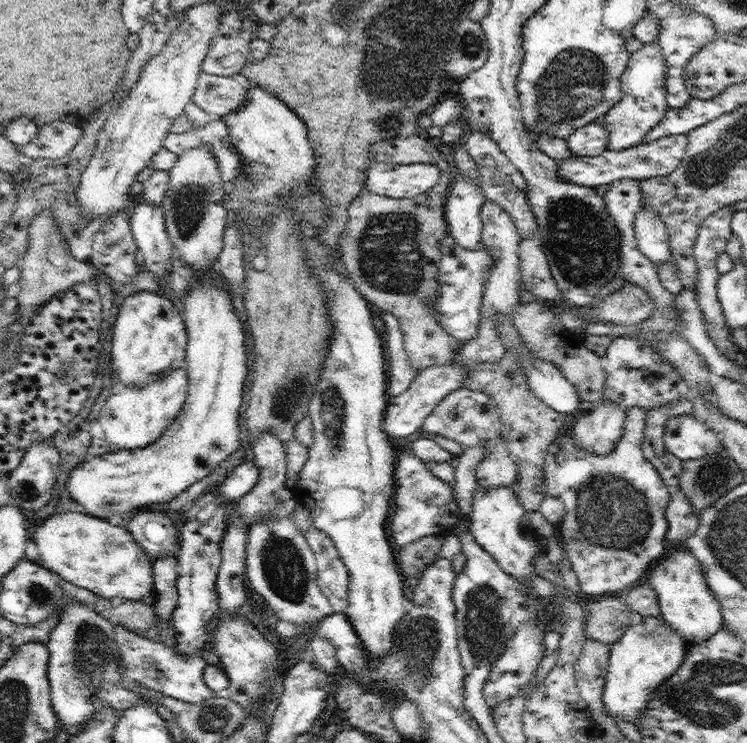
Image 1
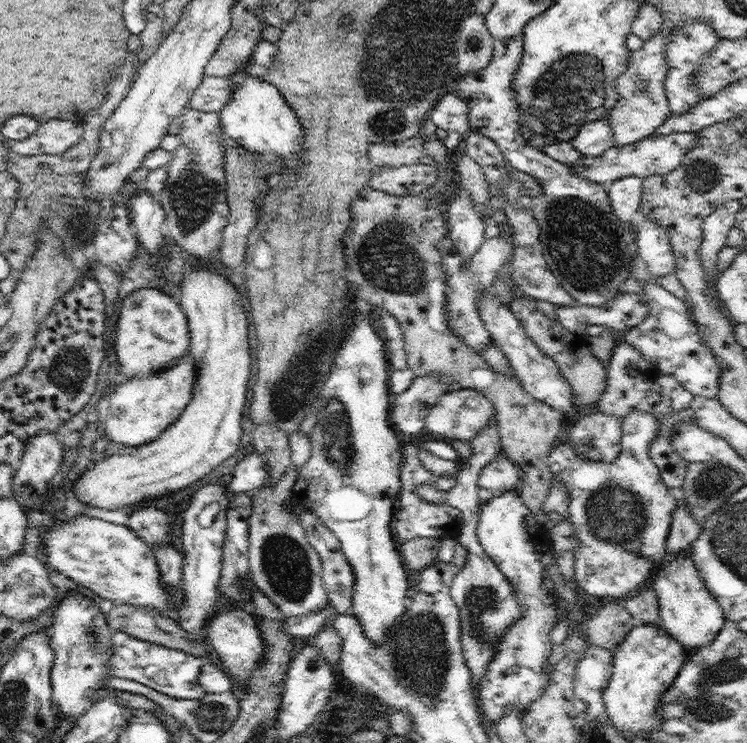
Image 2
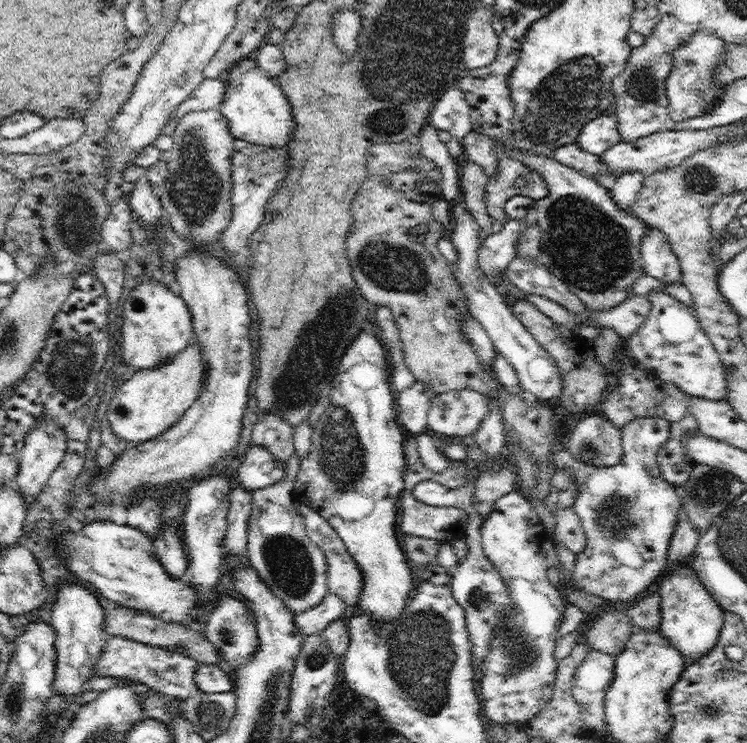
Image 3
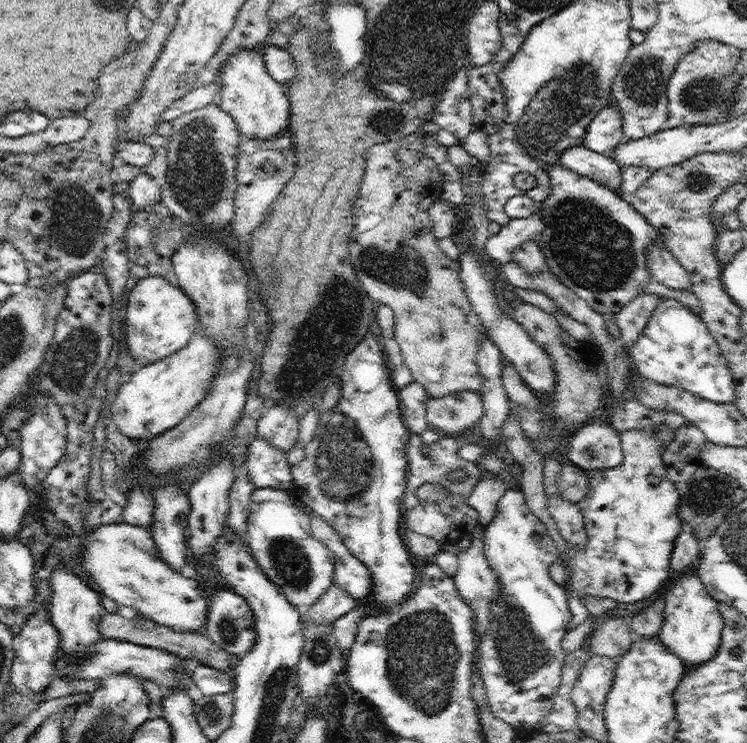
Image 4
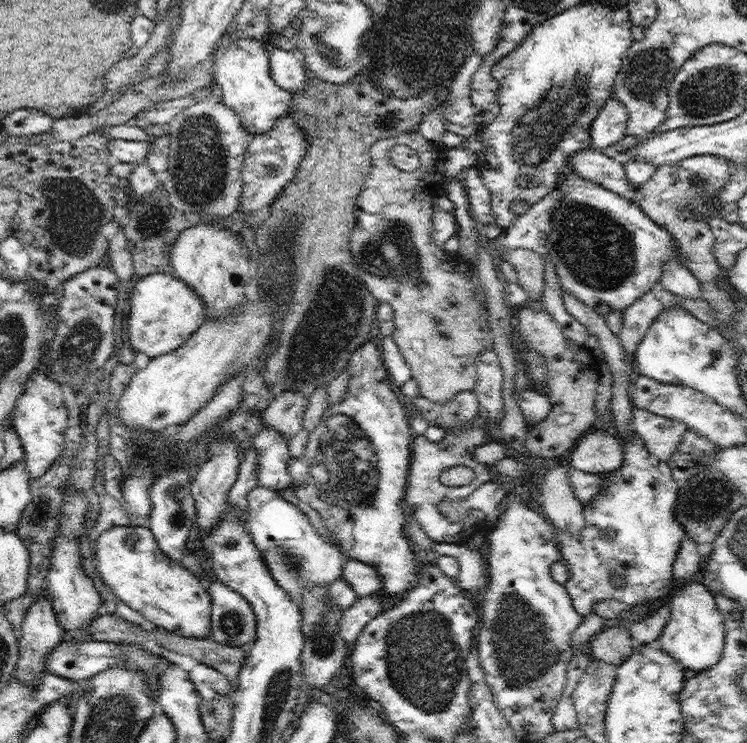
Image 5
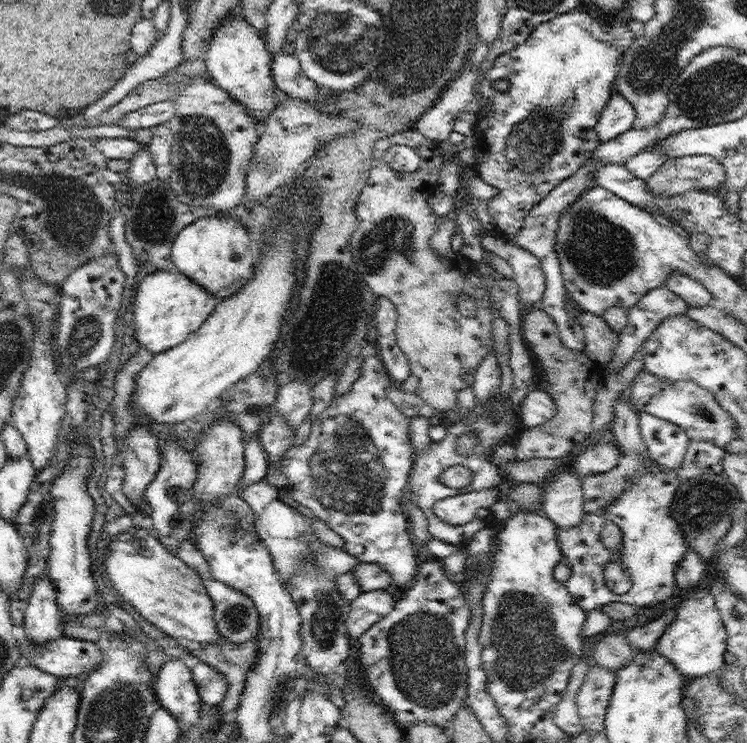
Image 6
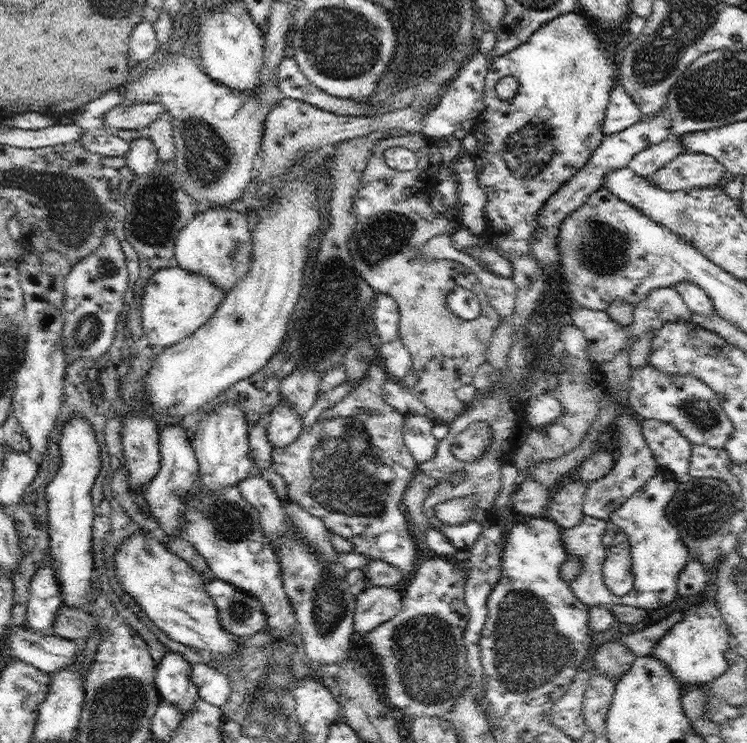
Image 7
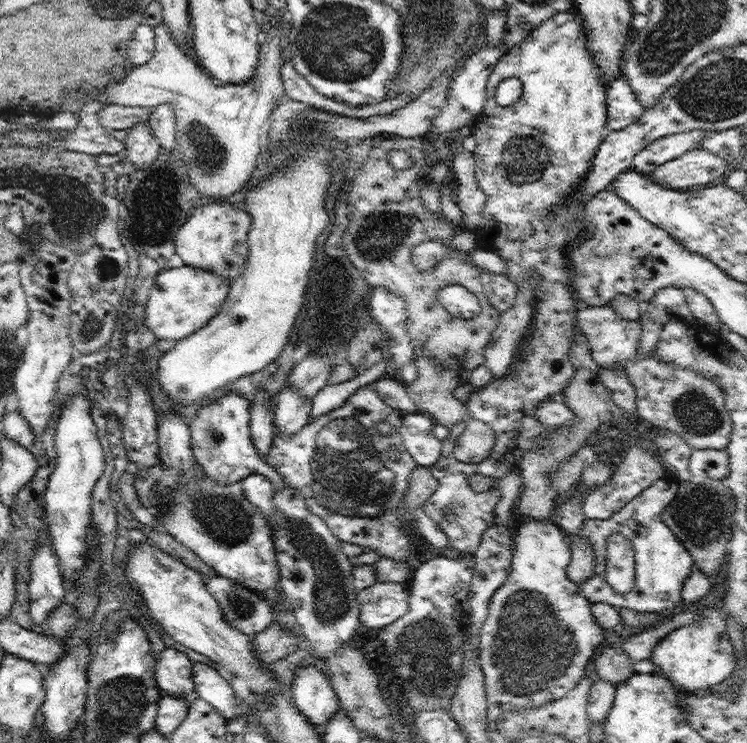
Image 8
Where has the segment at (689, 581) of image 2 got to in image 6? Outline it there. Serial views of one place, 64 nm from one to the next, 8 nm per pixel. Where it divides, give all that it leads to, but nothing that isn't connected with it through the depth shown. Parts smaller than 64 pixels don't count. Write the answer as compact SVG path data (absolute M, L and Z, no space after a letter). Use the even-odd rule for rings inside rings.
M701 585L683 594L682 602L675 609L676 618L666 627L654 649L660 656L665 656L684 678L691 680L723 669L727 658L727 630L708 587Z

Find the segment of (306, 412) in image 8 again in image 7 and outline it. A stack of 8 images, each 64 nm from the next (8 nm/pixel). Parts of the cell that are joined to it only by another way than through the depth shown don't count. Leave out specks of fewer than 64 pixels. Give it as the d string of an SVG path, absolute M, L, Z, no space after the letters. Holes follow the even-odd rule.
M281 399L277 405L265 420L267 437L269 443L272 443L273 450L294 443L297 436L303 432L303 418L290 408L291 404Z

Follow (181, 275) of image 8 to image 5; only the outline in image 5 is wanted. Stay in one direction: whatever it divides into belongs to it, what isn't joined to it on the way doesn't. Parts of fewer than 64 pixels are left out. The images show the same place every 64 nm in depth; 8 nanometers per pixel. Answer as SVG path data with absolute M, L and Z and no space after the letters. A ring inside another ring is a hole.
M150 274L132 286L128 330L130 344L136 353L145 353L150 359L176 350L206 322L206 306L196 292L178 277Z

